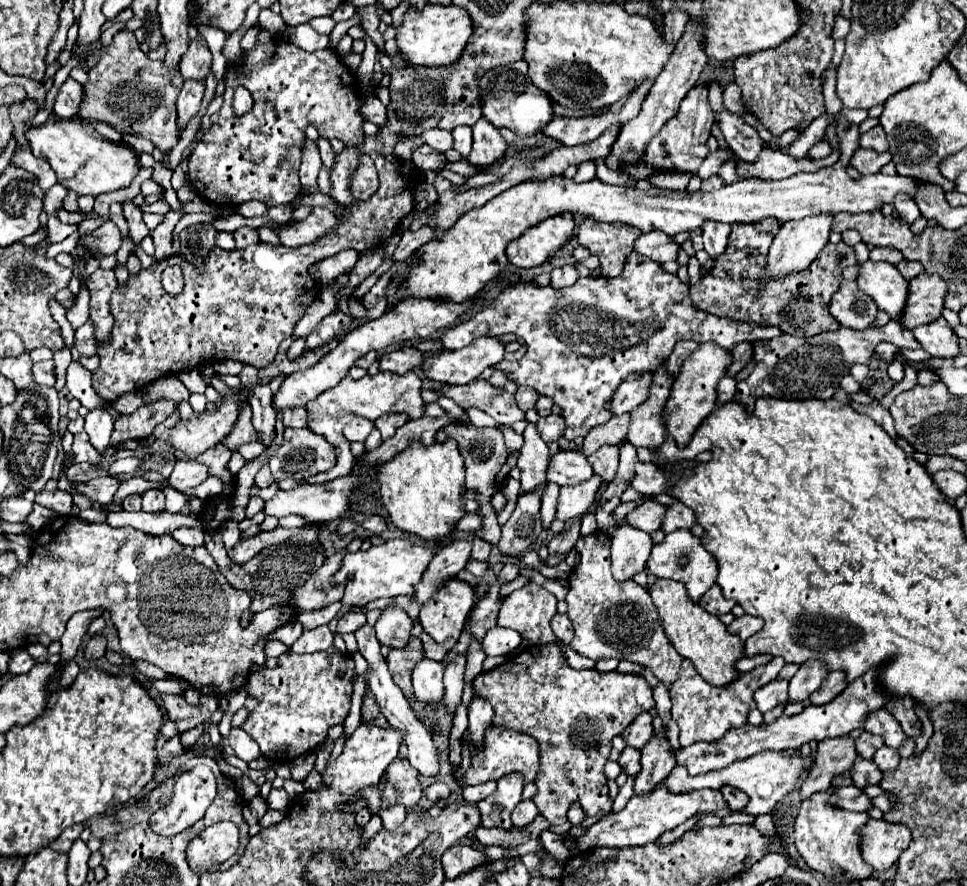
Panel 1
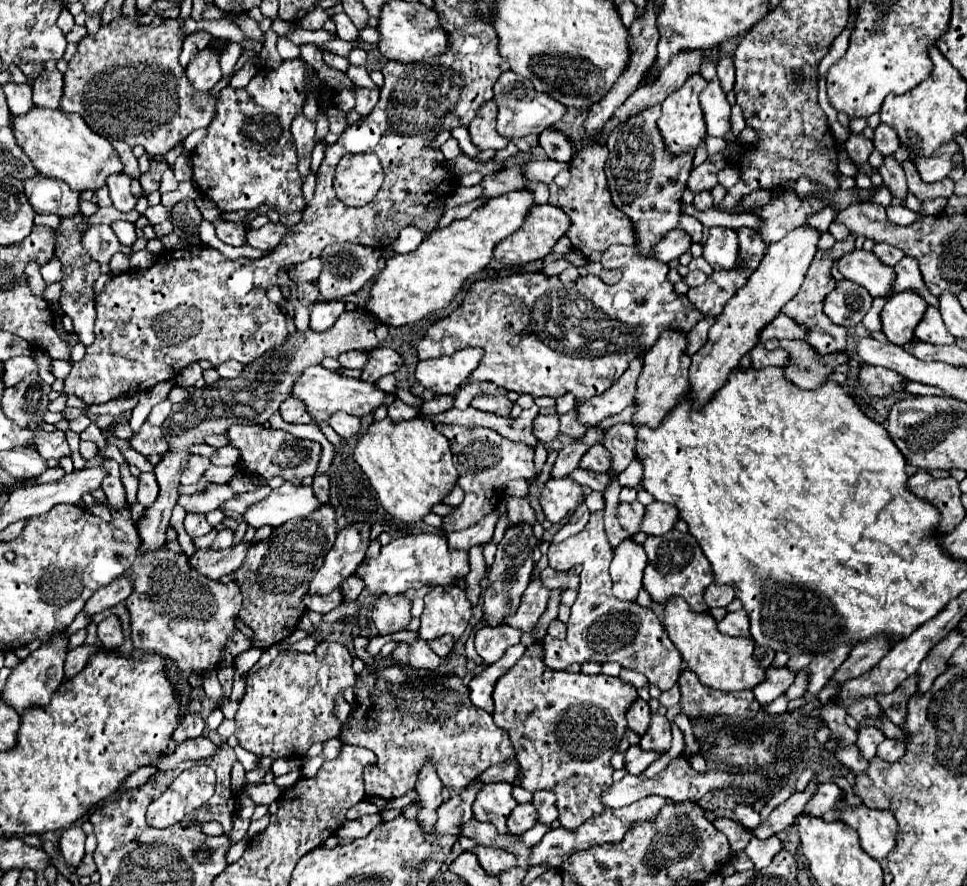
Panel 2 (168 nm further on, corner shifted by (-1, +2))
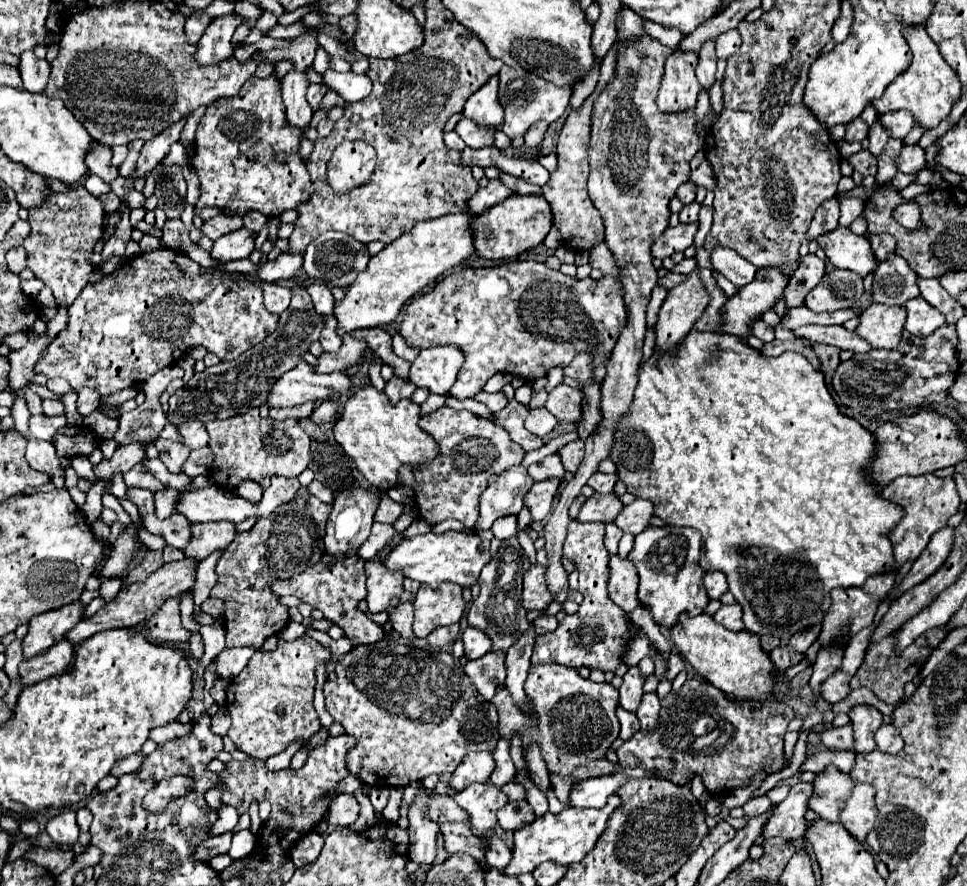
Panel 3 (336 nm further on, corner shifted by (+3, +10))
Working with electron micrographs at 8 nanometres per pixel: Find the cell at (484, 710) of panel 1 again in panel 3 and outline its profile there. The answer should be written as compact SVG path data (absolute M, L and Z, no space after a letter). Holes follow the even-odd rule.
M487 653L475 661L467 661L463 667L465 675L477 687L477 691L491 701L497 687L505 683L505 655L503 653Z

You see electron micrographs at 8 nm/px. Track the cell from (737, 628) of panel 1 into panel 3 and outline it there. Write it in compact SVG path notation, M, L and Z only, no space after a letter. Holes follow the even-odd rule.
M733 603L733 605L721 605L721 609L713 615L713 619L727 627L729 631L743 631L743 607Z

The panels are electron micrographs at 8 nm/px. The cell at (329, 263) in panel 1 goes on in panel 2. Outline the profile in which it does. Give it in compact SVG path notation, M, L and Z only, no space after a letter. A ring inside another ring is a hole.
M315 257L311 261L305 261L305 263L299 263L299 265L293 265L289 269L289 277L291 281L299 283L299 281L309 281L309 283L315 283L321 275L321 269L323 269L323 259L321 257Z

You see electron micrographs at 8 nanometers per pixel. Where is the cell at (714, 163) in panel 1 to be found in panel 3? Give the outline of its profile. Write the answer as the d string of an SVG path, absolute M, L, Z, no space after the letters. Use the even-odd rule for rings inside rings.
M687 181L687 183L683 183L679 189L677 189L677 199L683 203L683 205L687 205L687 203L691 203L693 199L695 199L695 183L691 183L691 181Z

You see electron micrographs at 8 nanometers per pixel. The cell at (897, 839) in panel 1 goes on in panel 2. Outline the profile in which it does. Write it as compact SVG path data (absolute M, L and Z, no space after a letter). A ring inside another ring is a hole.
M845 801L837 805L837 809L843 811L841 819L859 833L859 843L861 849L873 857L873 859L883 859L895 849L897 845L897 821L891 811L879 811L879 809L869 809L865 805L859 807L849 807Z

